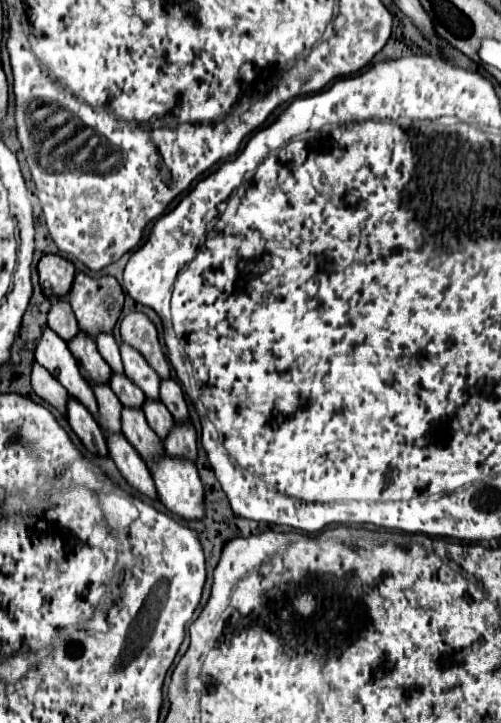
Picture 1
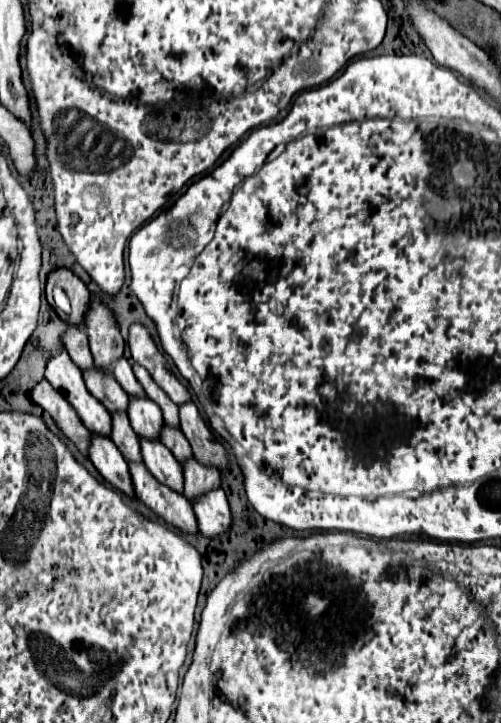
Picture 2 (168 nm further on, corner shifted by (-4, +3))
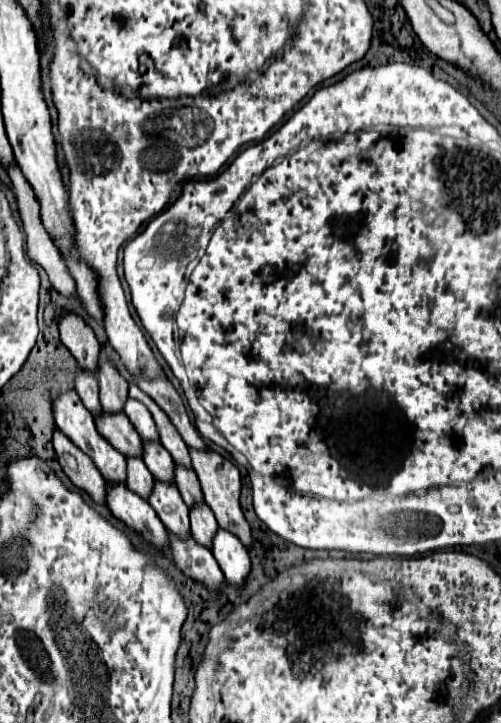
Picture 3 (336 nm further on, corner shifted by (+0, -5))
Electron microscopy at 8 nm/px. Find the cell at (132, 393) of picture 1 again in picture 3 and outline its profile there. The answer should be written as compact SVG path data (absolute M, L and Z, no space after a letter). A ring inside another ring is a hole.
M144 442L144 456L142 456L144 464L148 466L148 470L152 472L154 480L168 480L168 484L172 484L172 472L174 472L174 460L168 454L168 450L164 450L162 444L156 442Z

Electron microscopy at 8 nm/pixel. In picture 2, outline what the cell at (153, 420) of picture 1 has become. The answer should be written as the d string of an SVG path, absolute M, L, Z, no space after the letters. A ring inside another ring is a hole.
M164 424L162 432L160 432L160 440L162 440L162 444L168 444L166 448L176 456L178 462L182 462L182 460L186 460L186 458L192 456L192 448L190 448L190 444L188 444L188 440L182 434L180 428Z

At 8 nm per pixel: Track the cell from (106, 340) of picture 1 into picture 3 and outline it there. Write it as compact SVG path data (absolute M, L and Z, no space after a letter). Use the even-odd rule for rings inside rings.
M128 398L126 406L124 406L124 414L128 416L128 420L132 420L132 426L136 428L136 432L140 432L142 440L158 440L160 438L156 432L156 424L144 404Z

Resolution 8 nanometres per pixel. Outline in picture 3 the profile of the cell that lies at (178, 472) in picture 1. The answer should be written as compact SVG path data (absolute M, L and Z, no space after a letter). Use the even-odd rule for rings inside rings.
M218 530L212 544L212 554L224 572L224 578L234 588L242 588L250 574L250 556L244 544L230 532Z

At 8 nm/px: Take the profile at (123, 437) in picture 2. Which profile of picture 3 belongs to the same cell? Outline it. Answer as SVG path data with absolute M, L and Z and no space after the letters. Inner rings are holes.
M128 458L128 480L126 480L126 484L128 484L128 488L132 488L132 492L136 492L136 494L144 496L144 500L148 500L148 492L152 492L154 478L140 458Z

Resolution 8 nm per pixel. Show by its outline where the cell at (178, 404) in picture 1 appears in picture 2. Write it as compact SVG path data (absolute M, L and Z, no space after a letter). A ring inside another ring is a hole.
M190 400L188 404L180 404L178 408L180 408L180 430L188 438L194 456L202 464L210 464L216 466L218 470L224 470L226 468L224 446L220 446L210 428L206 428L206 422L202 420L196 404Z

